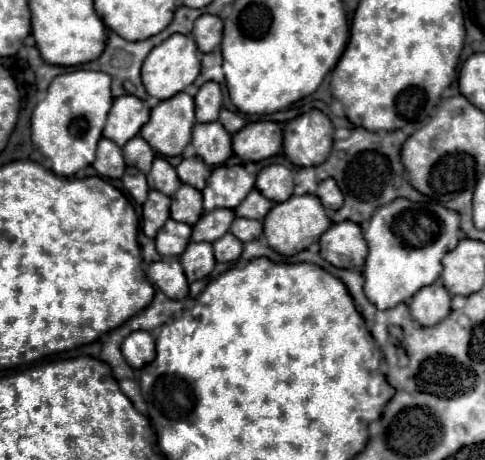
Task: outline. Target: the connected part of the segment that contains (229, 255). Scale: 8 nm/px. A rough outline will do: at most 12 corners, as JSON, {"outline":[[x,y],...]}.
{"outline":[[230,232],[218,238],[218,262],[238,260],[244,244]]}

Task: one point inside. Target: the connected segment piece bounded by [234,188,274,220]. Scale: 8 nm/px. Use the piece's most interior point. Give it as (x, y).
(255, 206)

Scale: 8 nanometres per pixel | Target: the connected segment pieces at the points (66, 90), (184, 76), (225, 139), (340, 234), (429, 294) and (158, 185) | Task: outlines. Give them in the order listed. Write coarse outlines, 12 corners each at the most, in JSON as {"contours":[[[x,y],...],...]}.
{"contours":[[[110,76],[52,80],[32,112],[32,142],[58,176],[94,162]],[[172,34],[142,64],[142,84],[158,100],[200,72],[192,36]],[[220,122],[196,124],[192,146],[208,166],[232,156],[232,136]],[[350,220],[320,236],[320,254],[338,268],[362,268],[362,228]],[[442,284],[412,296],[410,314],[434,326],[452,312],[452,296]],[[158,156],[148,174],[148,186],[176,194],[182,186],[176,170]]]}

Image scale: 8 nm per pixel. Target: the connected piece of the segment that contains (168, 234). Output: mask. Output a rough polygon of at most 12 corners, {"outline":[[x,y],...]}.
{"outline":[[168,218],[156,236],[160,256],[180,256],[192,228]]}

